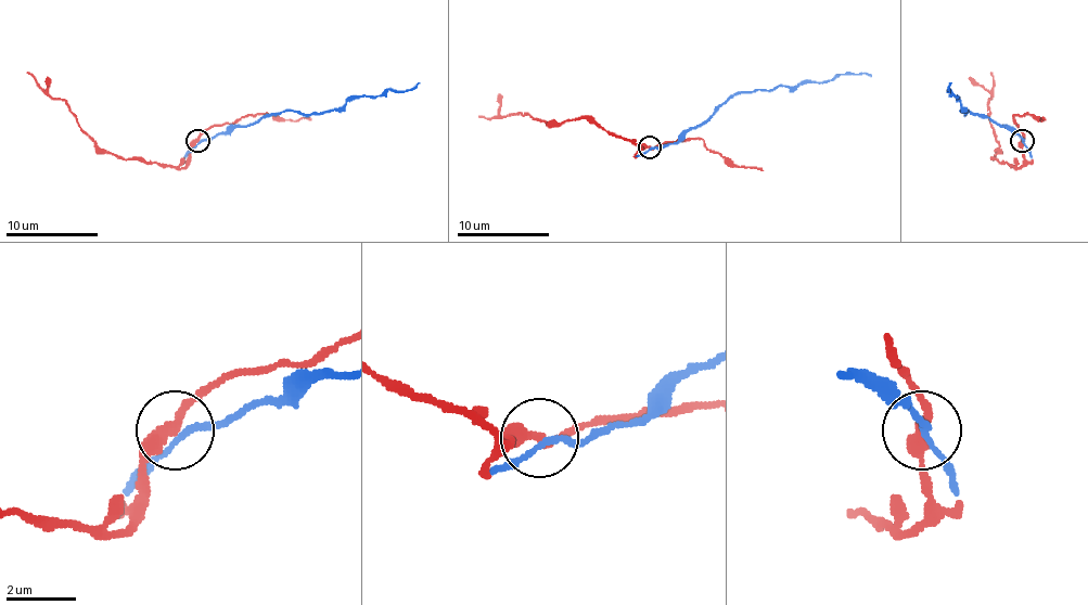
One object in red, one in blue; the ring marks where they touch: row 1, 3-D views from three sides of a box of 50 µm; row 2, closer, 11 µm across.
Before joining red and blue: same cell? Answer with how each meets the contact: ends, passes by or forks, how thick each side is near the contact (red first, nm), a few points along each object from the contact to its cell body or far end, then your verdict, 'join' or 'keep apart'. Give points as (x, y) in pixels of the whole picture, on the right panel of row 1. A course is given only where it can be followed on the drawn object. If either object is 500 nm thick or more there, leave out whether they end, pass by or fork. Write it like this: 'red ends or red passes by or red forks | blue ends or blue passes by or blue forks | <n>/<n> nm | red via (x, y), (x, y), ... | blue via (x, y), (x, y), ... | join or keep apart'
red passes by | blue passes by | 320/150 nm | red via (1022, 140), (1024, 163), (1019, 168), (994, 158), (998, 152), (989, 107), (992, 73) | blue via (1022, 140), (1024, 138), (1006, 126), (968, 110), (965, 115), (957, 97), (947, 89), (951, 82) | keep apart

